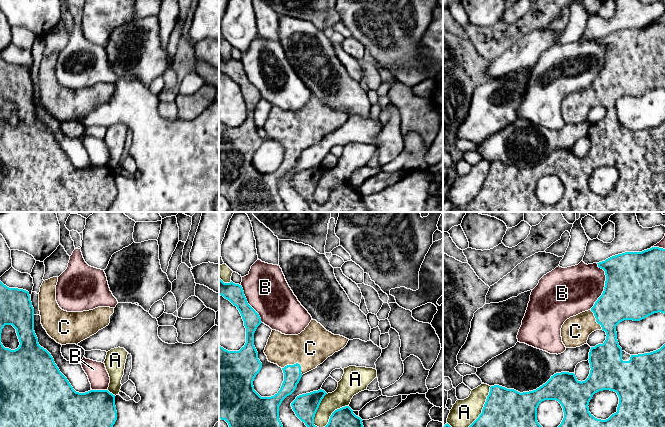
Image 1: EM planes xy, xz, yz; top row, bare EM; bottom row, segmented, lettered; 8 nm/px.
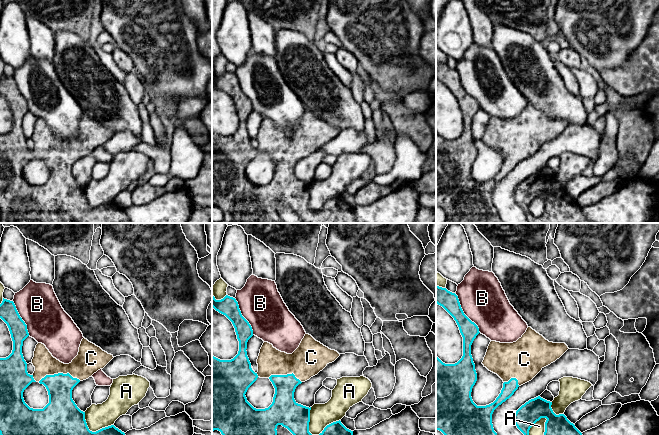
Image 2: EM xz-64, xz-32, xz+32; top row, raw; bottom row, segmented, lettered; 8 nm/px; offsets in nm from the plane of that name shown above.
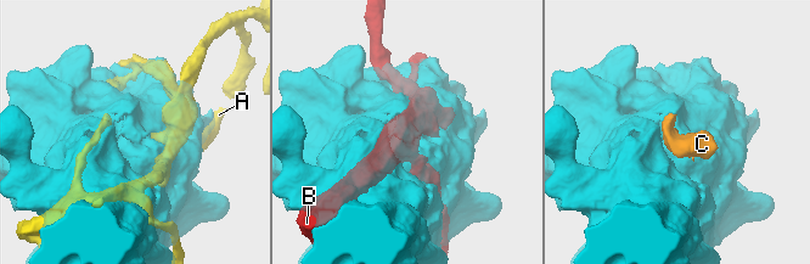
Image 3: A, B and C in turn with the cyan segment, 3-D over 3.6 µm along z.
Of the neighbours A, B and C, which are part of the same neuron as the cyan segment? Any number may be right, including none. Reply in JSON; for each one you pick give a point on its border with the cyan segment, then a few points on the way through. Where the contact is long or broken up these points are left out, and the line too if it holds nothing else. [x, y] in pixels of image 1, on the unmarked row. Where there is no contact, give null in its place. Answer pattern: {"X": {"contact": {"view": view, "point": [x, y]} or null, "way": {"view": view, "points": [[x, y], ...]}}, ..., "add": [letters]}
{"C": {"contact": {"view": "xz", "point": [295, 140]}}, "add": ["C"]}

